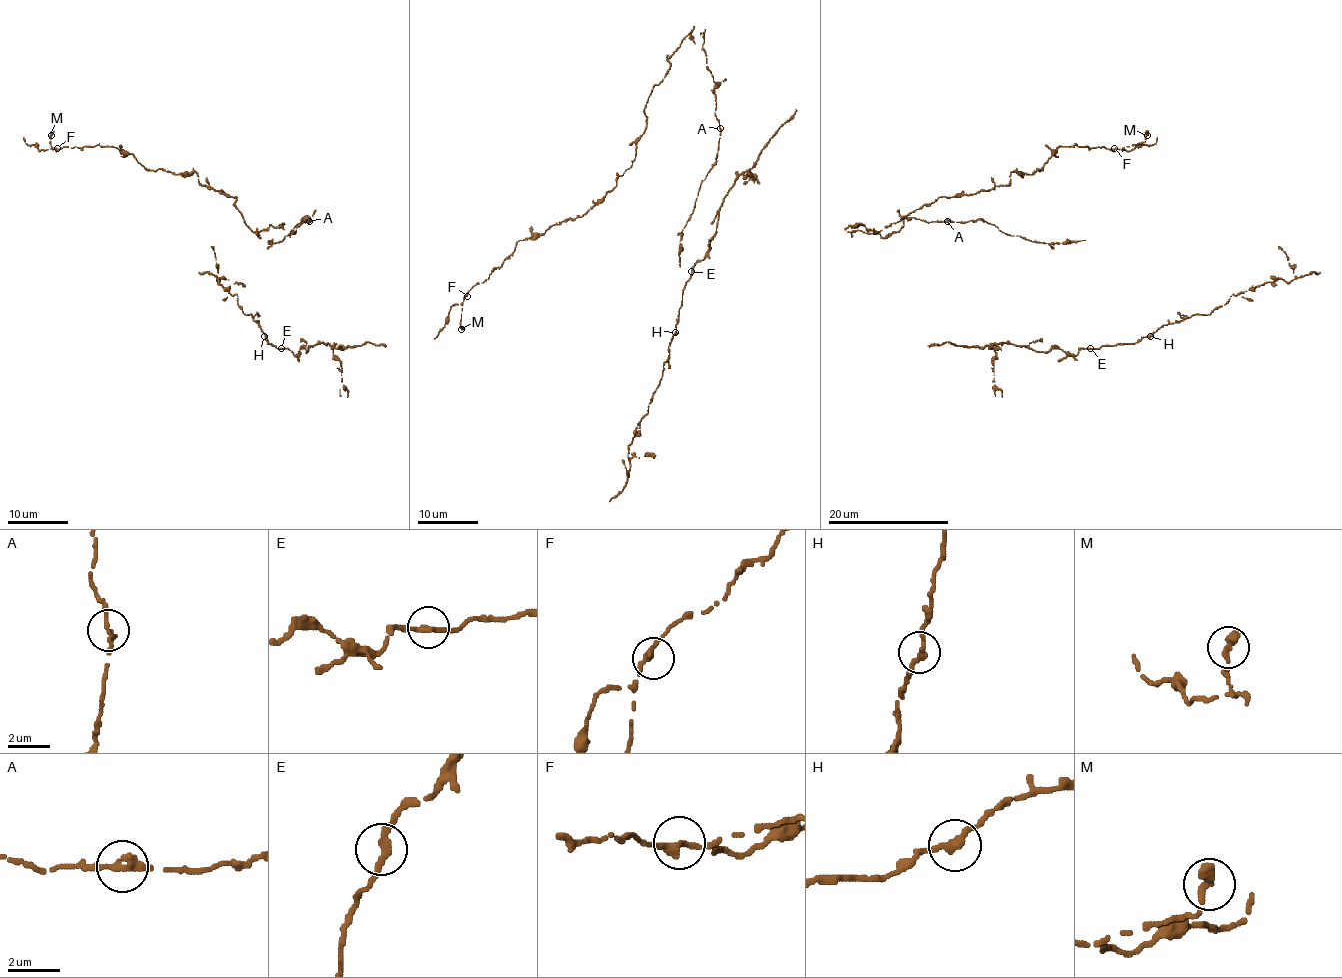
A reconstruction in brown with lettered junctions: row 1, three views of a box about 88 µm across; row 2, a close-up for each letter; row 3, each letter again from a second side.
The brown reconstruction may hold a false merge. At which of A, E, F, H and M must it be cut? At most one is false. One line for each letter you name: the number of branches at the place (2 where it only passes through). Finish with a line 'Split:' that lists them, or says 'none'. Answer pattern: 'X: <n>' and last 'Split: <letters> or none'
Split: none

